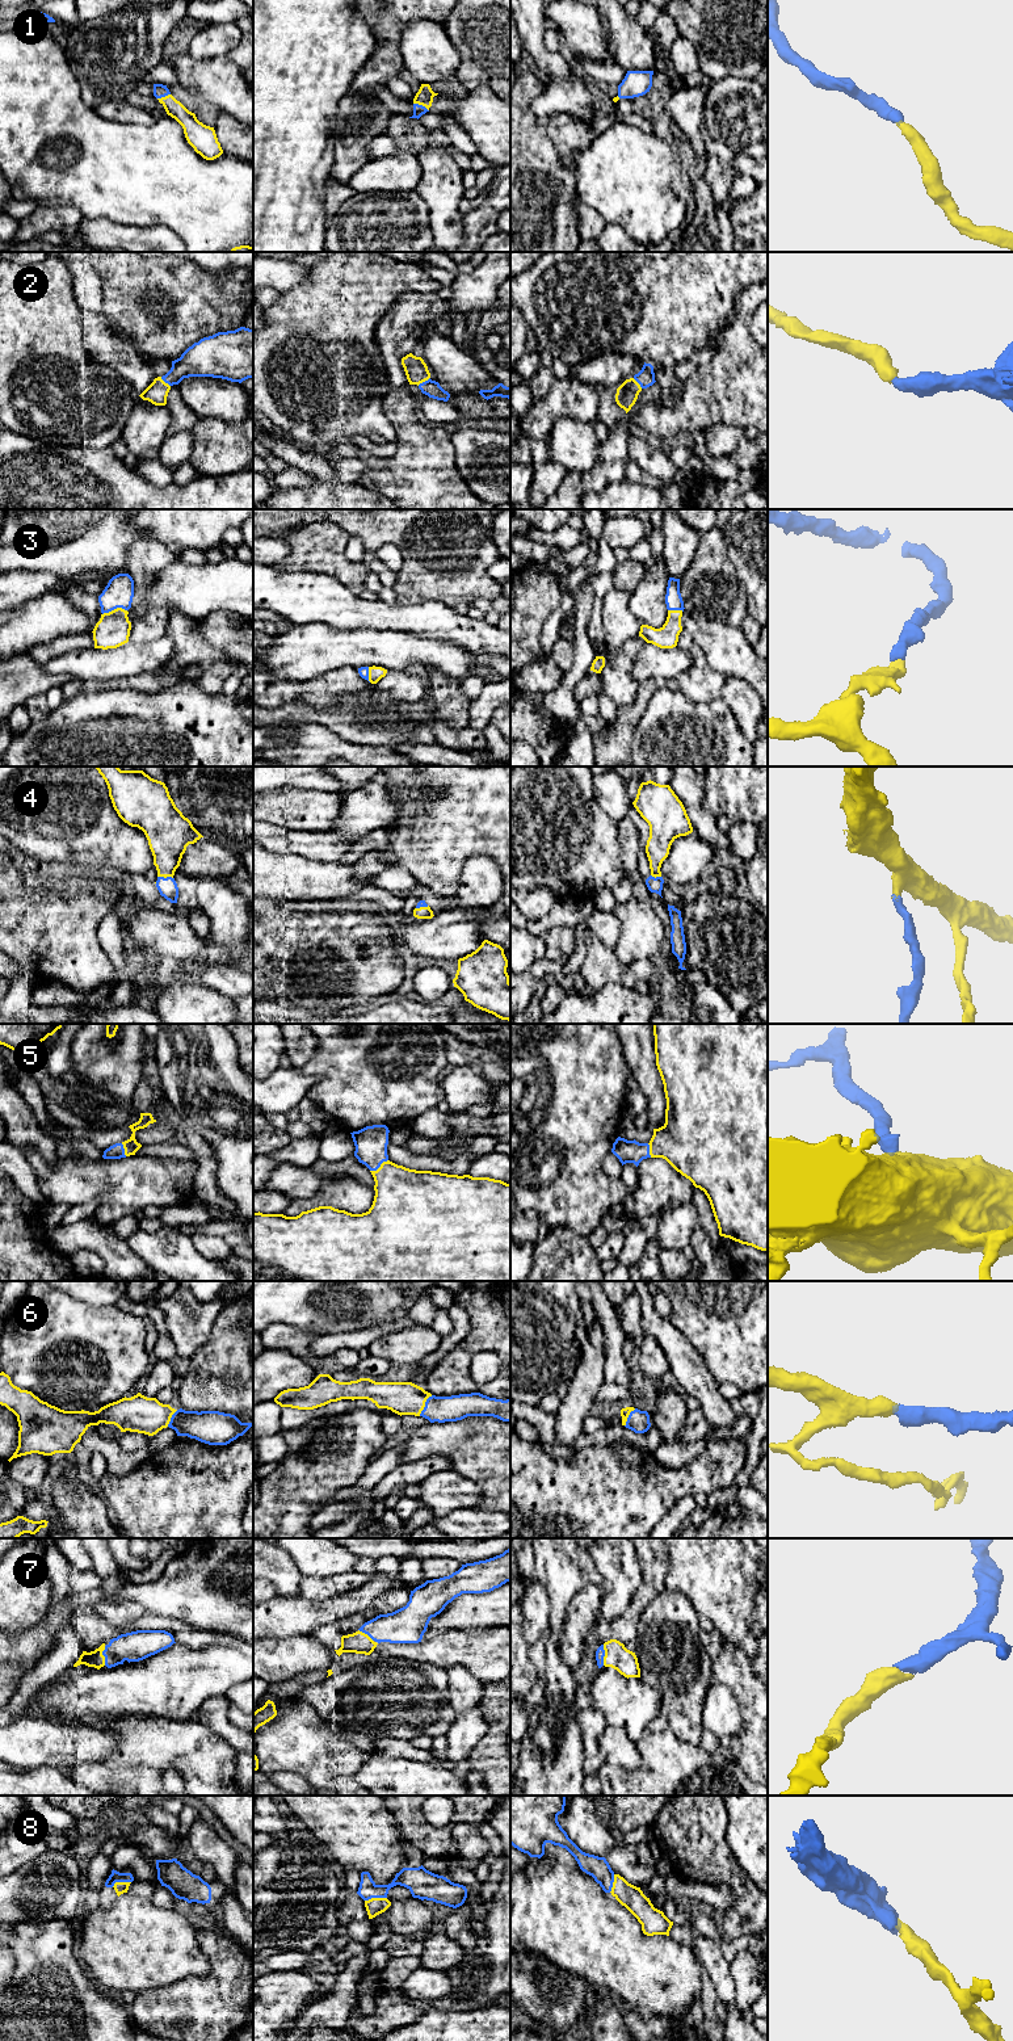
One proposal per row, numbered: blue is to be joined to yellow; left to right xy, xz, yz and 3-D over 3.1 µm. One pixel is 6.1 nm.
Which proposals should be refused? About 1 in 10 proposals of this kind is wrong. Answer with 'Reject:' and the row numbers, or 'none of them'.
Reject: none of them

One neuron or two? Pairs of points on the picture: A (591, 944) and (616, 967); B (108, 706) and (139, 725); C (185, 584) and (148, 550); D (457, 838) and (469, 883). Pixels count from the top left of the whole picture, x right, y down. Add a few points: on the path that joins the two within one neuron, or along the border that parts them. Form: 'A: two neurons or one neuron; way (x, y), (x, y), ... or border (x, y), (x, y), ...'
A: one neuron; way (597, 950), (609, 962)
B: one neuron; way (116, 712), (127, 713), (131, 717)
C: two neurons; border (177, 559), (156, 576), (147, 591)
D: two neurons; border (491, 856), (473, 855), (465, 862), (455, 894)

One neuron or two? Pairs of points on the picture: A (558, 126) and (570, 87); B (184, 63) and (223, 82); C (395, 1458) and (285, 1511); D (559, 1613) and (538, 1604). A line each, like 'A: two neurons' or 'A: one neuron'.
A: two neurons
B: one neuron
C: two neurons
D: two neurons

